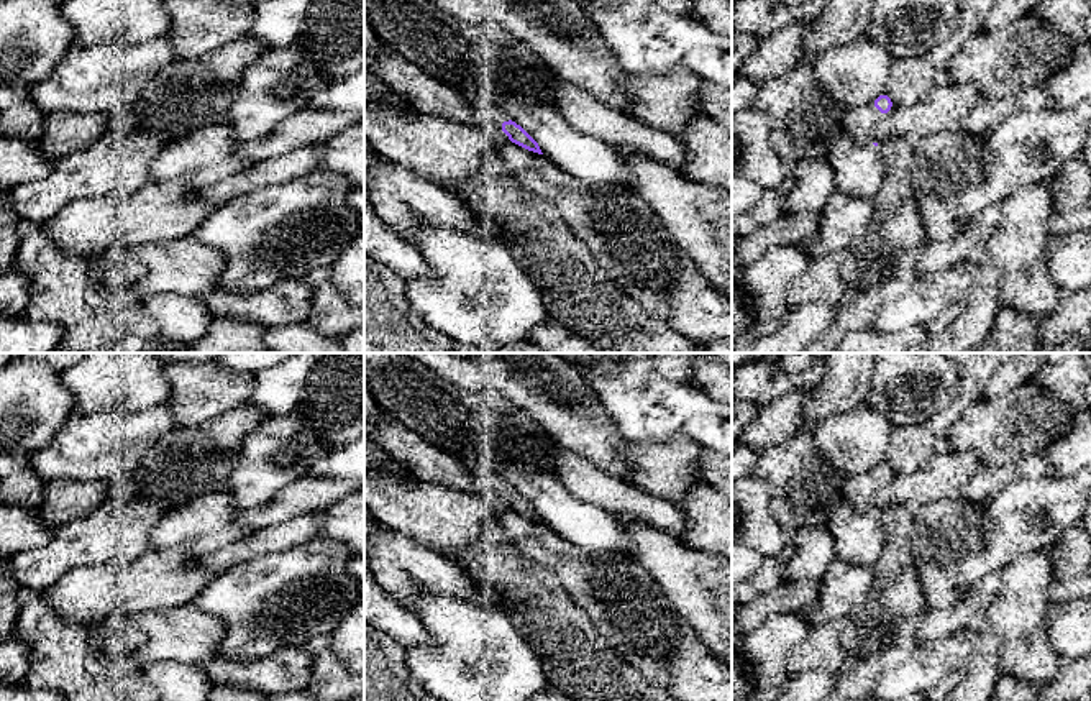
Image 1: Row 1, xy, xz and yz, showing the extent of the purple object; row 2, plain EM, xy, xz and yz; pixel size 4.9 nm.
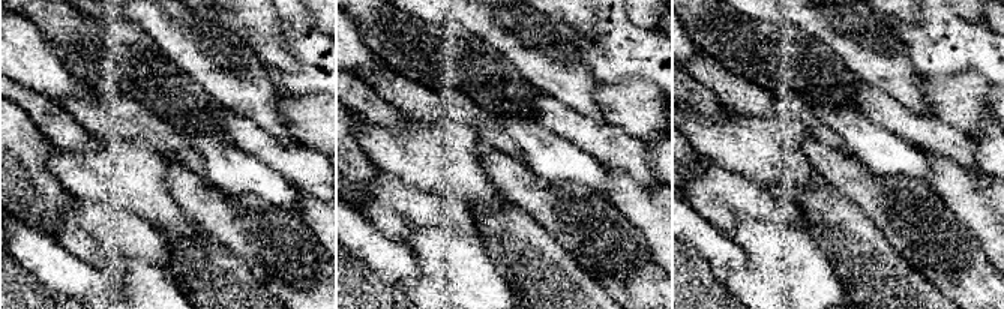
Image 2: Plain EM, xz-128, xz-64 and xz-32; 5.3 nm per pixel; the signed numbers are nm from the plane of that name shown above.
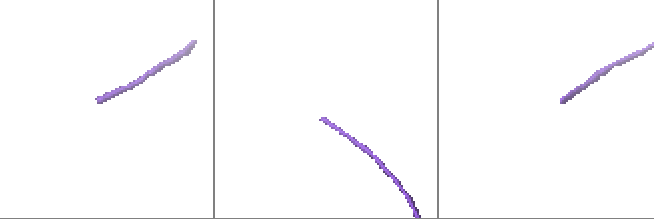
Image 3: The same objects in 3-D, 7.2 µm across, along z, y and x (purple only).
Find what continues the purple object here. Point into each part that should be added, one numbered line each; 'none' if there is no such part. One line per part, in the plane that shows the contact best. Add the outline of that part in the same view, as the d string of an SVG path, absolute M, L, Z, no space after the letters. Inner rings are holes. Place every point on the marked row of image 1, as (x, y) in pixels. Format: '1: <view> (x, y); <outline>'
1: yz (867, 115); M874 100L870 103L863 103L860 107L847 107L843 112L842 133L848 133L850 130L856 126L863 130L873 130L879 121L886 120L894 110L896 110L896 105L892 103L888 113L881 113L874 107Z

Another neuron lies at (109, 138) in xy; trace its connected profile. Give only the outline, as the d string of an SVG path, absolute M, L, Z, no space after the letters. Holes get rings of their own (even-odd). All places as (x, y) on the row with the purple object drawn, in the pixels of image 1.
M107 133L100 138L105 141L105 146L108 149L108 195L112 195L112 187L118 184L118 149L113 146L113 141L128 135L130 133Z

